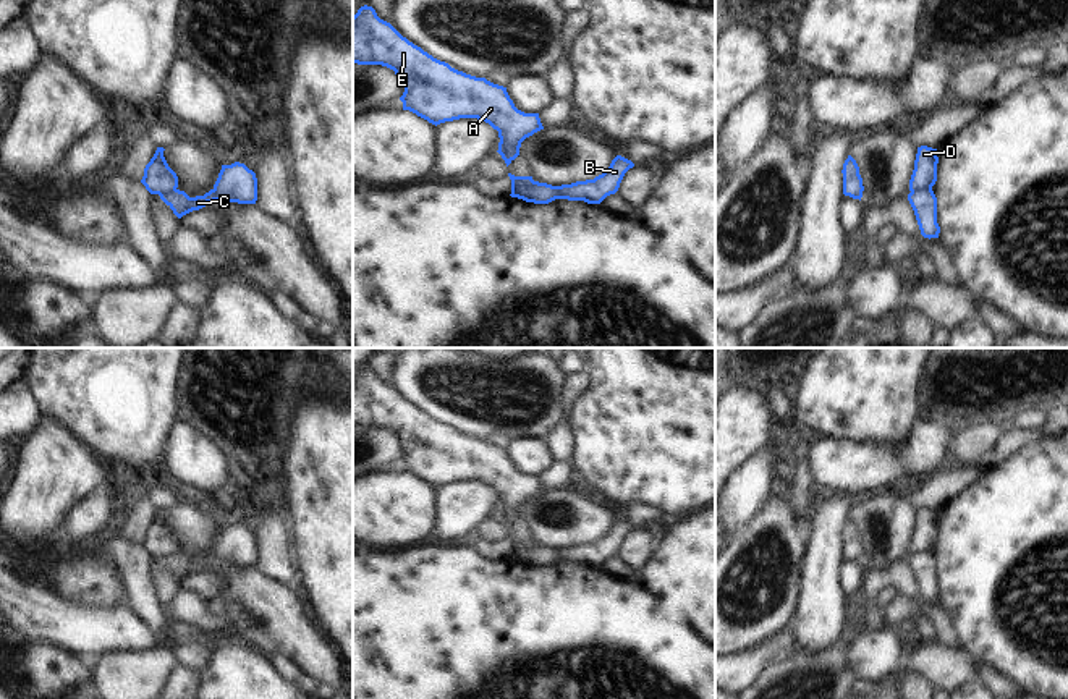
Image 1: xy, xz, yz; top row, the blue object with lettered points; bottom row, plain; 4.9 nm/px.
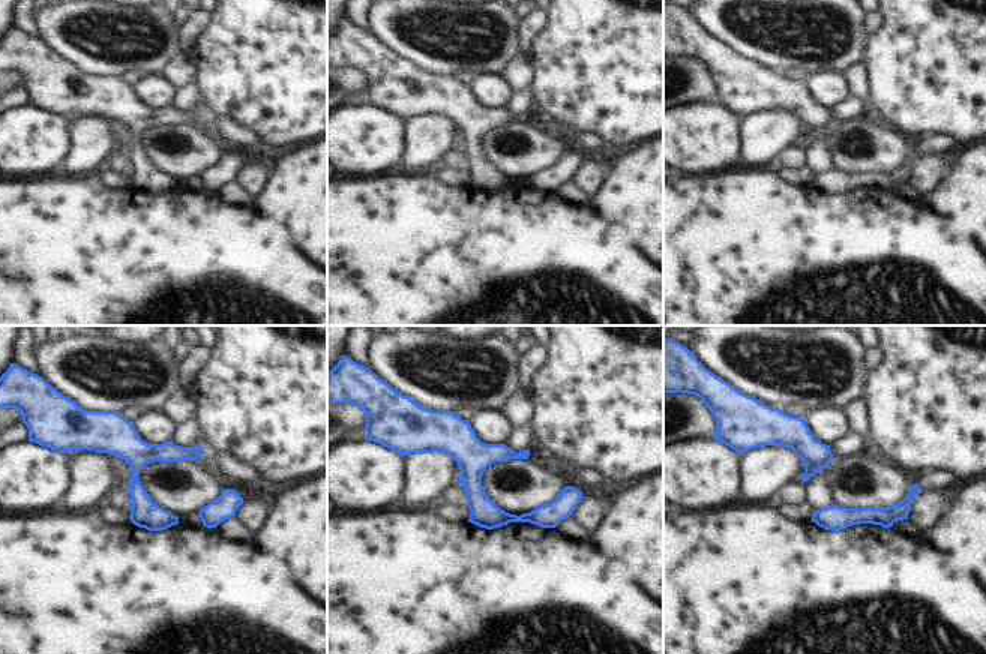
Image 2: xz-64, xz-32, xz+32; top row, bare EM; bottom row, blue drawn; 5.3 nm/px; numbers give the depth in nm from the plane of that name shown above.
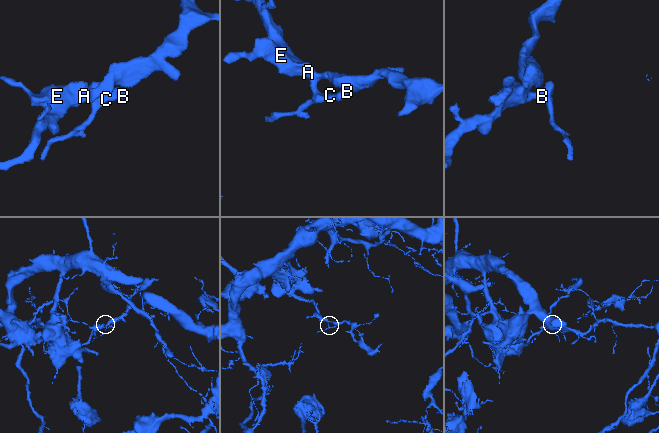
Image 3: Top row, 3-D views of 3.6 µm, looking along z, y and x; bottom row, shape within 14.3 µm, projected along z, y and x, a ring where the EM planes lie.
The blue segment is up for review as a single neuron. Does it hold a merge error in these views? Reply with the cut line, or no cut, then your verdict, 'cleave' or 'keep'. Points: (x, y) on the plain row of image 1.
xz (534, 544), (525, 549), (518, 560) | cleave

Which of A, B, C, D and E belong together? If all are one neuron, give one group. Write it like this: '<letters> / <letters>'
A D E / B C

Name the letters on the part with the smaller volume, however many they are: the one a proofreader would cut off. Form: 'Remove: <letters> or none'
Remove: B, C

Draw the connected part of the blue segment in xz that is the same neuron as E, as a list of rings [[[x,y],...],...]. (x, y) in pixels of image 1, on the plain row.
[[[367,367],[353,379],[353,426],[393,432],[405,450],[403,472],[435,489],[460,481],[489,485],[498,494],[497,515],[506,529],[519,518],[521,505],[544,492],[539,476],[518,472],[506,450],[434,421]]]

